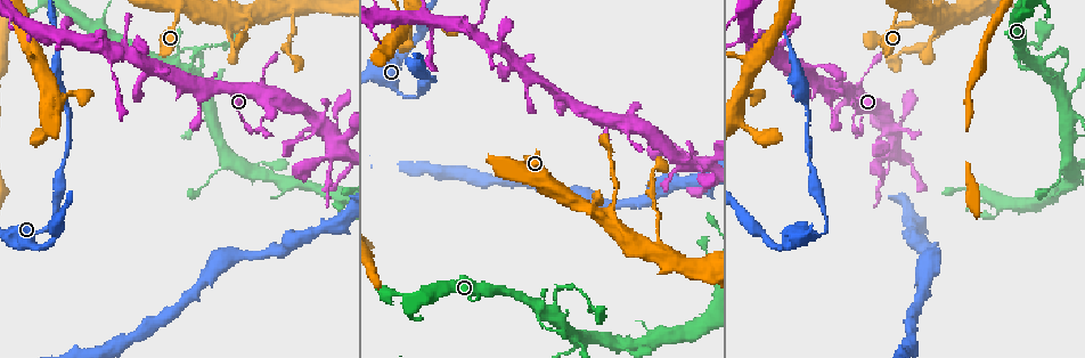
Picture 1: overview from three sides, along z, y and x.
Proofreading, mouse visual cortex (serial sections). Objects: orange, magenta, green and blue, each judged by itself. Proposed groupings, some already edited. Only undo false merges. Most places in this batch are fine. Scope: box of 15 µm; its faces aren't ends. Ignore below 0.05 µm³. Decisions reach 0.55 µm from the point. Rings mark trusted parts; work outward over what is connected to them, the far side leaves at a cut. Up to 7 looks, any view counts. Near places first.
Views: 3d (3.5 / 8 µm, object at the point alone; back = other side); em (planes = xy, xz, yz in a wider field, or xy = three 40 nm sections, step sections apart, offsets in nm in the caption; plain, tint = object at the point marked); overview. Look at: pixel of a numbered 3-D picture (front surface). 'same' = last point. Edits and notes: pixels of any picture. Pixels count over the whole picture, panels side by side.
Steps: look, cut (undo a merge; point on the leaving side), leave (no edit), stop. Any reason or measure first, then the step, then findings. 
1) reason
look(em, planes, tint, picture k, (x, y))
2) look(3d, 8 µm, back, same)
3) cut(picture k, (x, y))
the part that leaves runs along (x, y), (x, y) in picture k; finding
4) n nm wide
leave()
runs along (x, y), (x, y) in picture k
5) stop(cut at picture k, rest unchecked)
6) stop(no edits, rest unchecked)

small branch off a trunk
look(em, xy, step 1, tint, picture 1, (112, 50))

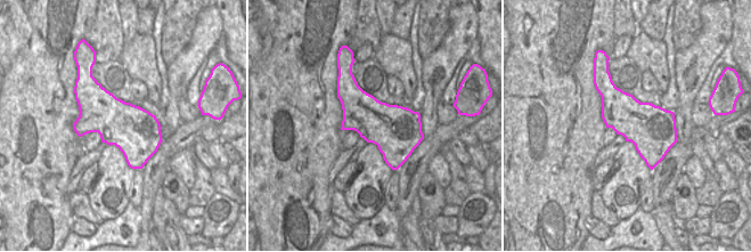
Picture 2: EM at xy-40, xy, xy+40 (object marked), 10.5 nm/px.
see where the arms go
look(3d, 3.5 µm, back, same)

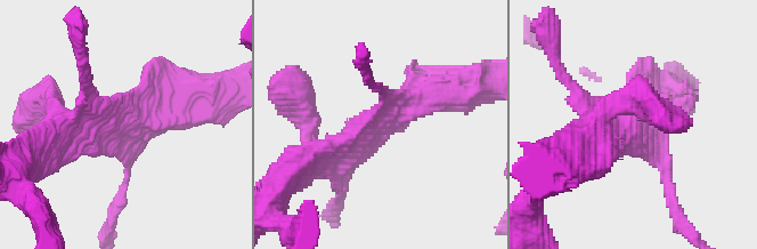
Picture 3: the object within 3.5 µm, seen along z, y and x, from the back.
550 nm wide
leave()
runs along (309, 154), (438, 93) in picture 3; all the same cell

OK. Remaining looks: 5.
thin arm on a thick one
look(3d, 3.5 µm, picture 1, (547, 312))

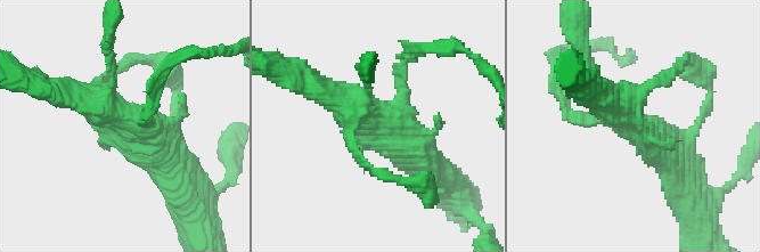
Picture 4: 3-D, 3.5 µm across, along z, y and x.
look(em, xy, step 1, tint, picture 4, (623, 121))

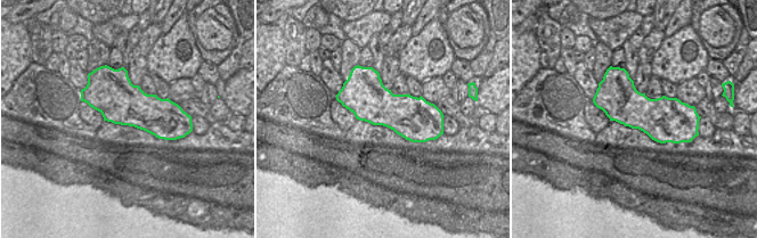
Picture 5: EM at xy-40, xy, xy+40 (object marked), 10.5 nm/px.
look(em, xy, step 2, tint, same)

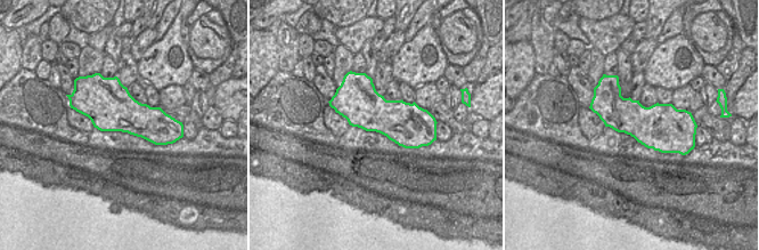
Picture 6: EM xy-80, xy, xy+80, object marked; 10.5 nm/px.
leave()
runs along (318, 88), (381, 116), (423, 163) in picture 4; continuous, no second cell

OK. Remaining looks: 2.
sudden change in width
look(3d, 3.5 µm, picture 1, (597, 200))

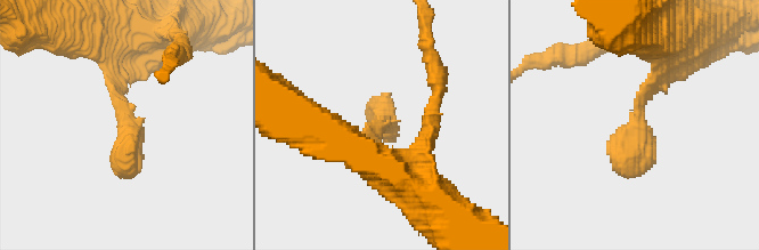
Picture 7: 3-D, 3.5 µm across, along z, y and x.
need the tissue
look(em, xy, step 3, tint, picture 7, (637, 114))

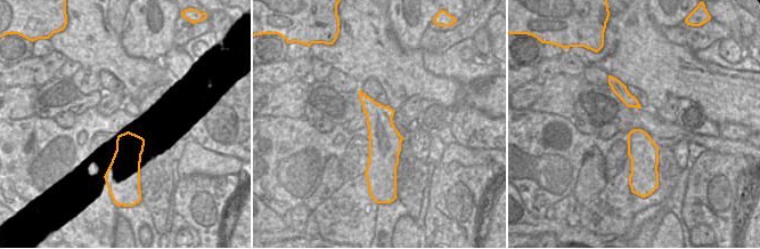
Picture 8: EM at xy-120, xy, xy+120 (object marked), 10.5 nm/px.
leave()
runs along (663, 49), (639, 102), (628, 178) in picture 7; all the same cell

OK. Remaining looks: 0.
stop(no edits, rest unchecked)

